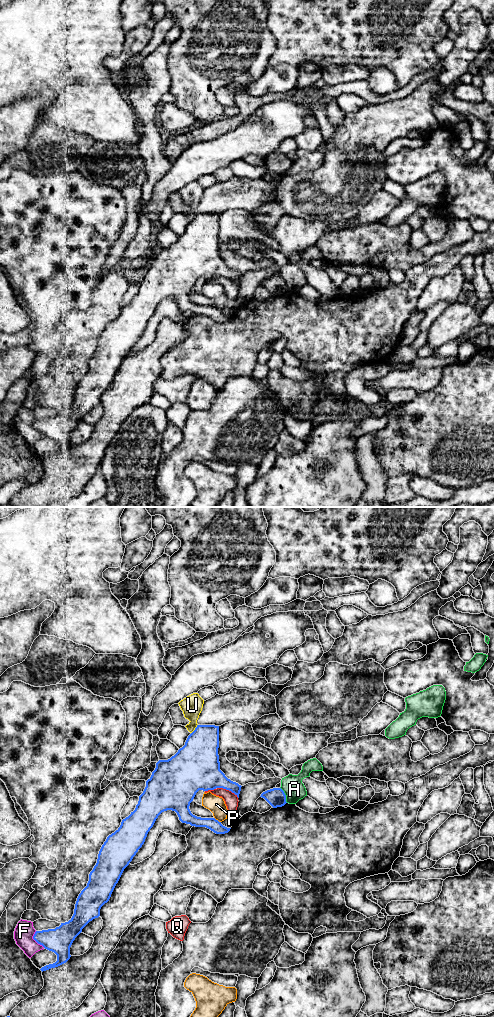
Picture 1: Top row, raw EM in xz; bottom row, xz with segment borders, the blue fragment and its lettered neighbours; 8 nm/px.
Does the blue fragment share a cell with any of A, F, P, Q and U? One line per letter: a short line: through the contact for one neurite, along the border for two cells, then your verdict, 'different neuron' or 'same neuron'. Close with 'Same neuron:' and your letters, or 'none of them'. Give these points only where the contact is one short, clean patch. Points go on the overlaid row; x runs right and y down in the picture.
A: line xz (280, 787), (287, 802); different neuron
F: line xz (35, 931), (33, 938), (44, 947); different neuron
P: line xz (214, 817), (220, 822); different neuron
Q: different neuron
U: line xz (197, 724), (191, 733); different neuron
Same neuron: none of them

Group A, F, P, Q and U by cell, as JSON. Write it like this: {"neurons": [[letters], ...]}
{"neurons": [["A"], ["F"], ["P"], ["Q"], ["U"]]}

